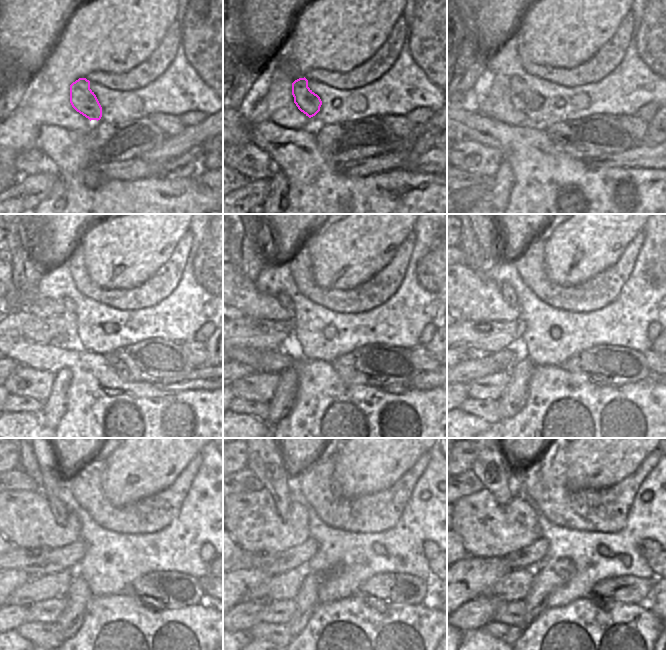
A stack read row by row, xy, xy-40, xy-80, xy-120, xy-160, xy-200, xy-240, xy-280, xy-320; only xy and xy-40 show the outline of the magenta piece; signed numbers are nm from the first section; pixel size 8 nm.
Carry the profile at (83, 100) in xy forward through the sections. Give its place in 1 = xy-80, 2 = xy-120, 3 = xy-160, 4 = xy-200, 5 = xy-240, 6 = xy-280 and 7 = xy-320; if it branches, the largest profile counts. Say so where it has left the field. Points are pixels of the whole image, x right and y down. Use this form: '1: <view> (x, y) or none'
1: xy-80 (532, 100)
2: xy-120 (68, 304)
3: xy-160 (283, 298)
4: xy-200 (508, 293)
5: xy-240 (37, 458)
6: xy-280 (264, 458)
7: xy-320 (491, 467)

